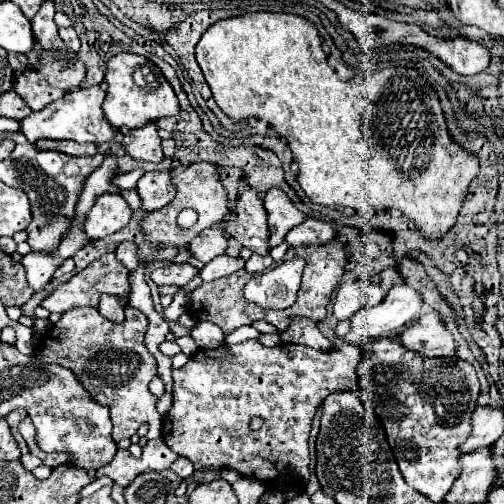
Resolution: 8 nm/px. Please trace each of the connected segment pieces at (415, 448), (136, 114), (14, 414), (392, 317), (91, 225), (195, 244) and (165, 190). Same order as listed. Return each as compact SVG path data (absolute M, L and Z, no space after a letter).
M389 337L365 349L357 373L363 401L381 419L405 481L429 501L443 501L461 473L459 445L471 433L471 413L479 397L473 365L459 357L429 359Z
M119 53L107 61L107 95L103 101L103 115L115 129L137 129L161 117L177 115L179 101L163 77L163 73L145 57L133 53Z
M15 409L15 411L11 411L9 415L5 415L5 421L9 423L11 435L13 435L13 439L17 441L17 445L19 445L19 449L21 449L21 453L23 453L23 455L27 453L27 443L25 443L25 441L23 441L23 437L19 435L17 425L19 425L19 421L21 421L21 419L25 419L25 417L27 417L27 413L25 413L23 409Z
M405 283L395 285L377 307L361 309L351 317L351 329L343 341L355 343L399 329L417 319L421 305L421 295L415 289Z
M119 193L99 195L85 215L83 231L89 239L105 239L123 229L131 219L131 207Z
M209 227L205 231L201 231L197 237L191 239L189 243L189 253L203 261L203 263L209 263L211 259L223 255L227 251L227 235L223 233L223 229L219 227Z
M171 171L145 173L137 181L137 193L141 197L143 211L151 213L165 207L175 195L175 187L171 185Z

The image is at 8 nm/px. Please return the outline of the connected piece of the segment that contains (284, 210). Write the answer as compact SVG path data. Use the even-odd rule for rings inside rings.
M273 187L265 195L263 203L267 211L267 223L269 223L269 249L273 249L283 243L291 227L299 225L305 219L305 215L299 209L295 209L289 197L277 187Z

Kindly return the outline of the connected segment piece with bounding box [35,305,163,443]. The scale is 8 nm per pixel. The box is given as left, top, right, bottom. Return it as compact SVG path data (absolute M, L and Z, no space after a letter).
M127 305L125 323L115 325L99 315L93 307L71 309L61 315L61 319L41 337L35 357L43 363L57 363L69 367L77 375L79 383L97 399L97 403L107 405L113 421L113 441L131 437L143 423L149 425L151 439L161 437L161 415L155 409L155 397L149 393L149 381L157 375L157 363L153 355L143 345L147 331L147 317Z

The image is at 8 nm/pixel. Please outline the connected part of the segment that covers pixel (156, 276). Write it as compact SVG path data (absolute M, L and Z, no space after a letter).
M171 263L167 267L159 267L151 273L151 281L155 285L177 285L177 287L183 287L187 285L199 271L187 263L183 265L177 265L177 263Z

